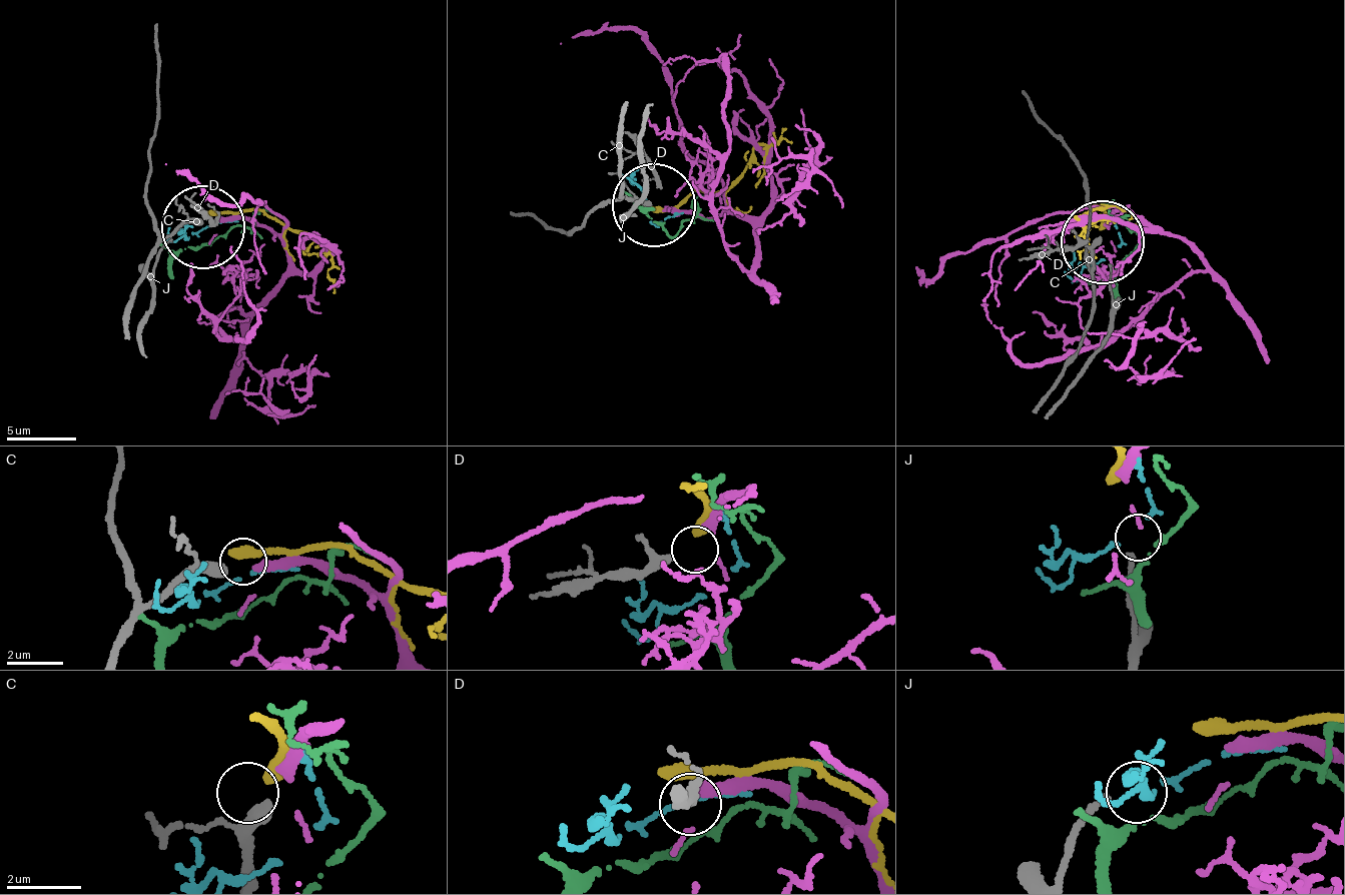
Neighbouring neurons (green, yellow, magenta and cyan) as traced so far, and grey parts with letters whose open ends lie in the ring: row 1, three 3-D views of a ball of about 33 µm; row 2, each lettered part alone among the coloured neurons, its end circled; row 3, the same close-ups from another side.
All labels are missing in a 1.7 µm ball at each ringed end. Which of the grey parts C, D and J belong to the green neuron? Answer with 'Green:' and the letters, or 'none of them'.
Green: none of them

